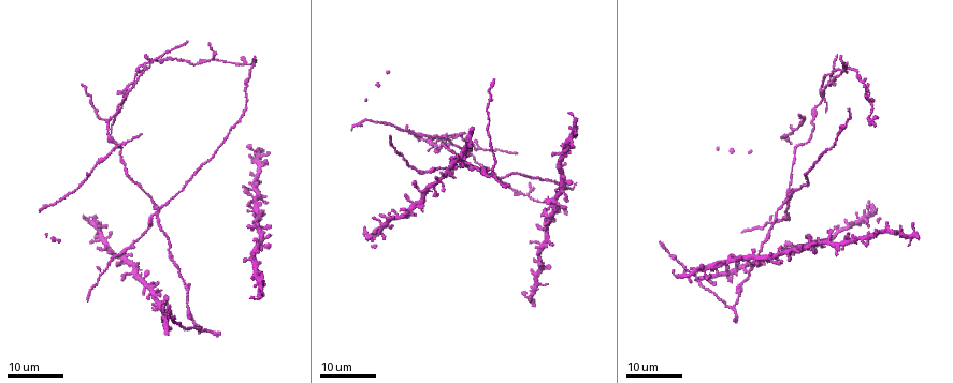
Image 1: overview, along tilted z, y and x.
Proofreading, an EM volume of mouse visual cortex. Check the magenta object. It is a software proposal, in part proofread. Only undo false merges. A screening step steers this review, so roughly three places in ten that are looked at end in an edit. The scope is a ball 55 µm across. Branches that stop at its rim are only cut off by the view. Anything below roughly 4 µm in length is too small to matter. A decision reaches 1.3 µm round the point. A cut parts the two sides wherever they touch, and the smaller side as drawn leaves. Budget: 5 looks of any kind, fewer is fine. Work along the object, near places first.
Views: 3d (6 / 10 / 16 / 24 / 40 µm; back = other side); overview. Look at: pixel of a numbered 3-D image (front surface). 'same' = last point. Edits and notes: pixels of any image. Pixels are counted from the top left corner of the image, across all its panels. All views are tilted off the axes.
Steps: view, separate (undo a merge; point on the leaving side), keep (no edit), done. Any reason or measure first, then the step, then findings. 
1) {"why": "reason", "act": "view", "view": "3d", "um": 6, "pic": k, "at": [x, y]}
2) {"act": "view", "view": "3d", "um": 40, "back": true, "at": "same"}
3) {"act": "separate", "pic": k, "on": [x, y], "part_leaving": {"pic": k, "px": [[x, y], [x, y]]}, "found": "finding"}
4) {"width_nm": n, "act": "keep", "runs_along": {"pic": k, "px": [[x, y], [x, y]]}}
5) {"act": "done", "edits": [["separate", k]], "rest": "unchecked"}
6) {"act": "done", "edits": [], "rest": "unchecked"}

{"why": "looks like a crossing", "act": "view", "view": "3d", "um": 24, "pic": 1, "at": [156, 212]}

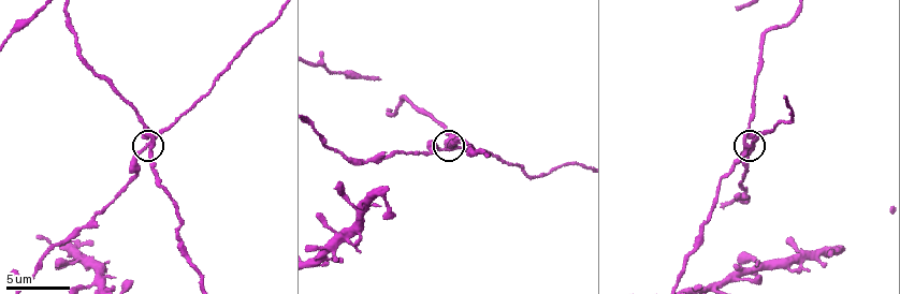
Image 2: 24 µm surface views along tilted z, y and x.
{"act": "view", "view": "3d", "um": 6, "pic": 2, "at": [745, 144]}

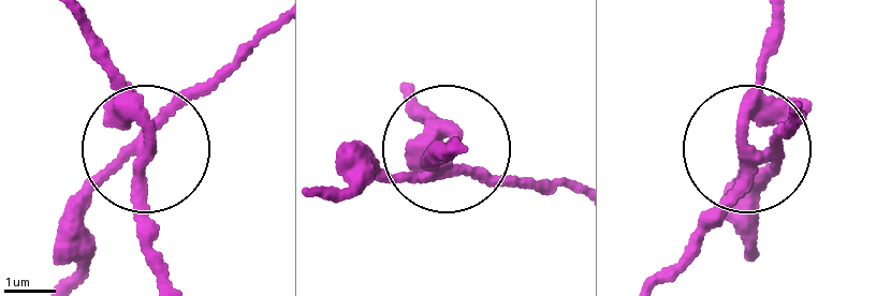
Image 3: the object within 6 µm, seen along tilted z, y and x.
{"arms": 4, "act": "separate", "pic": 3, "on": [196, 98], "found": "a second cell is stuck on"}

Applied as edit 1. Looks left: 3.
{"why": "redraw", "act": "view", "view": "overview"}

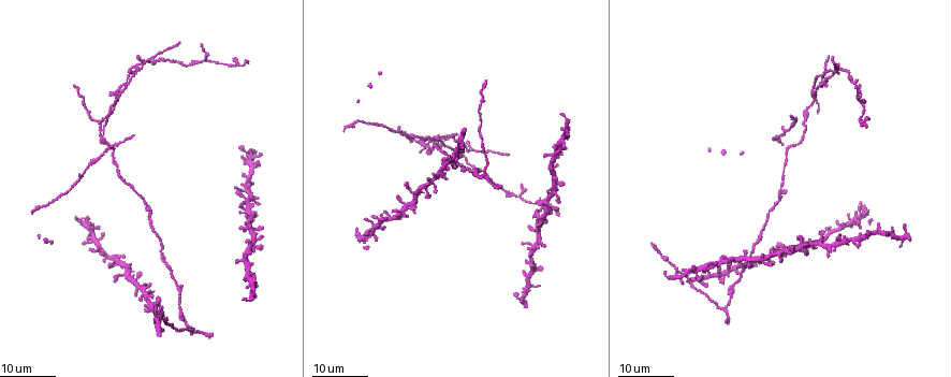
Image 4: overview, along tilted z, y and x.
{"why": "four or more arms meet", "act": "view", "view": "3d", "um": 16, "pic": 4, "at": [729, 270]}

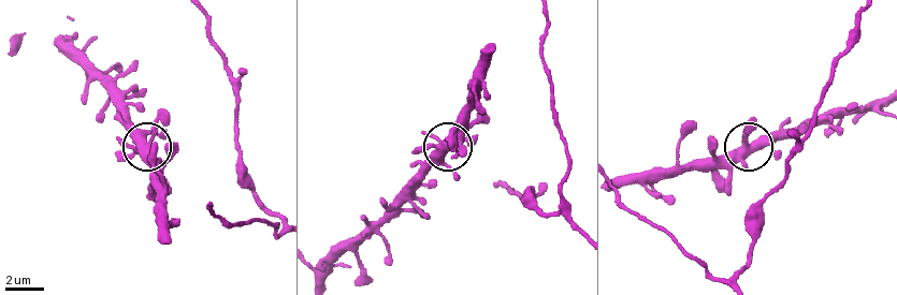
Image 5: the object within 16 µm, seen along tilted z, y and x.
{"act": "view", "view": "3d", "um": 6, "pic": 5, "at": [745, 148]}

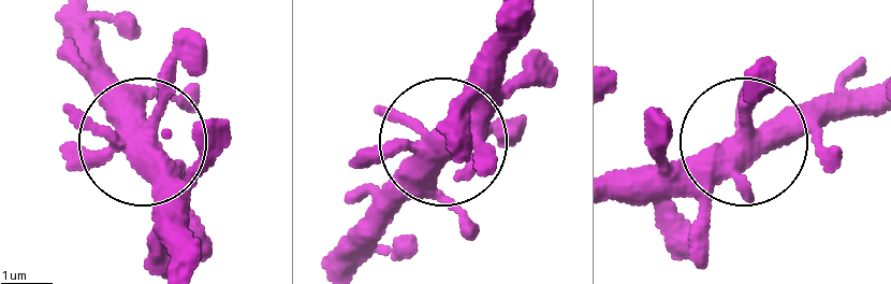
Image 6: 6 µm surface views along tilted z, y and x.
{"act": "keep", "found": "one cell here"}

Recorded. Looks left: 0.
{"act": "done", "edits": [["separate", 3]], "rest": "unchecked"}

